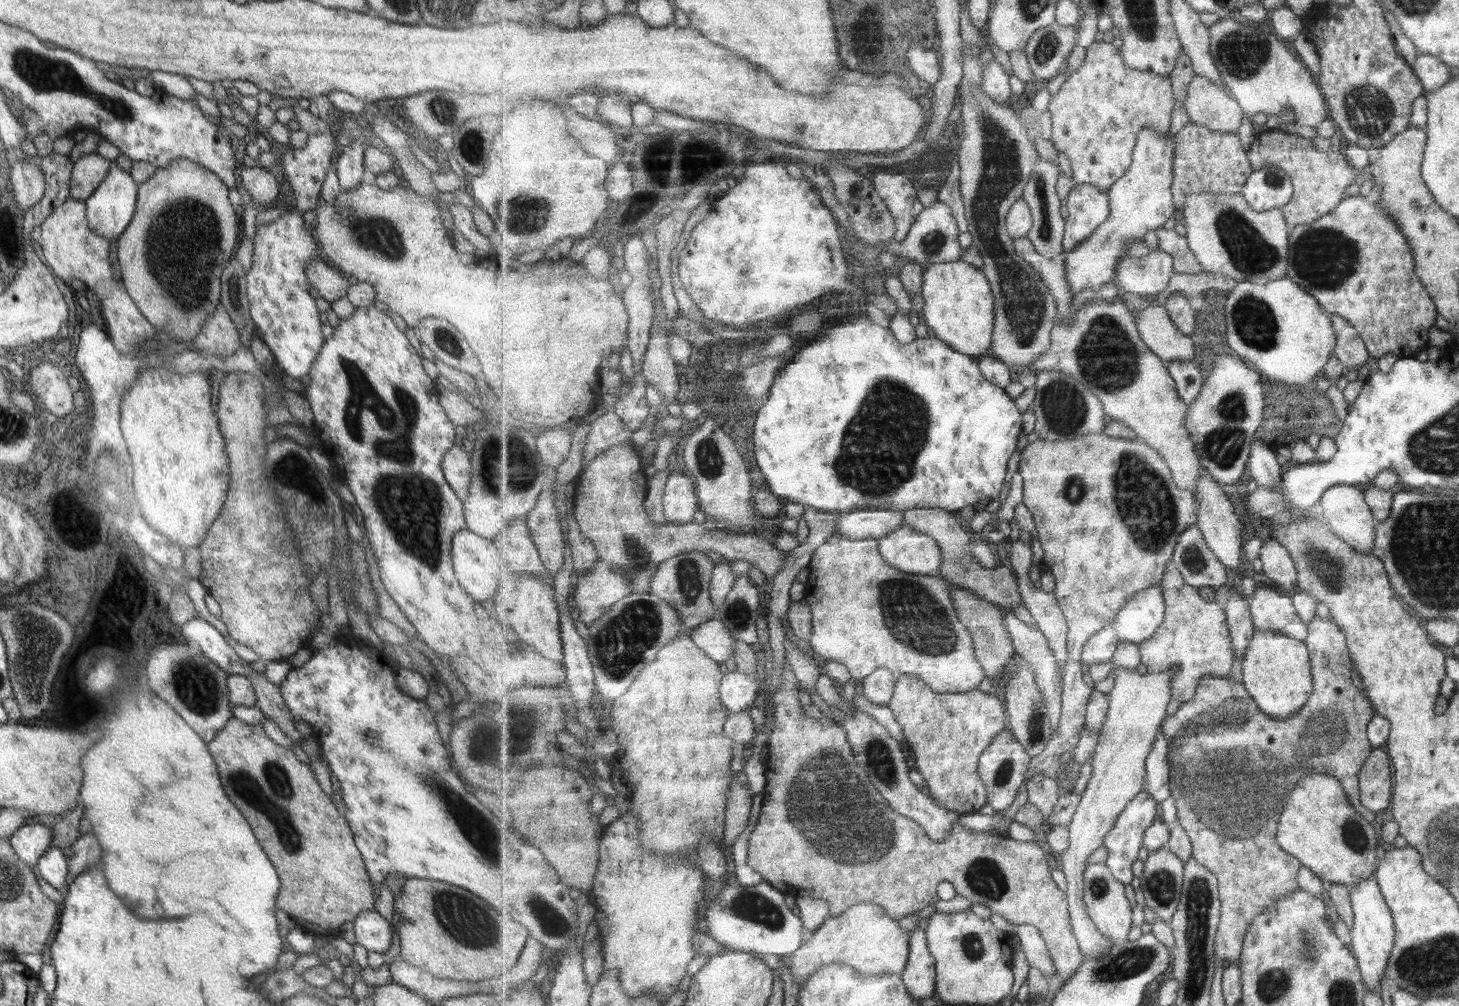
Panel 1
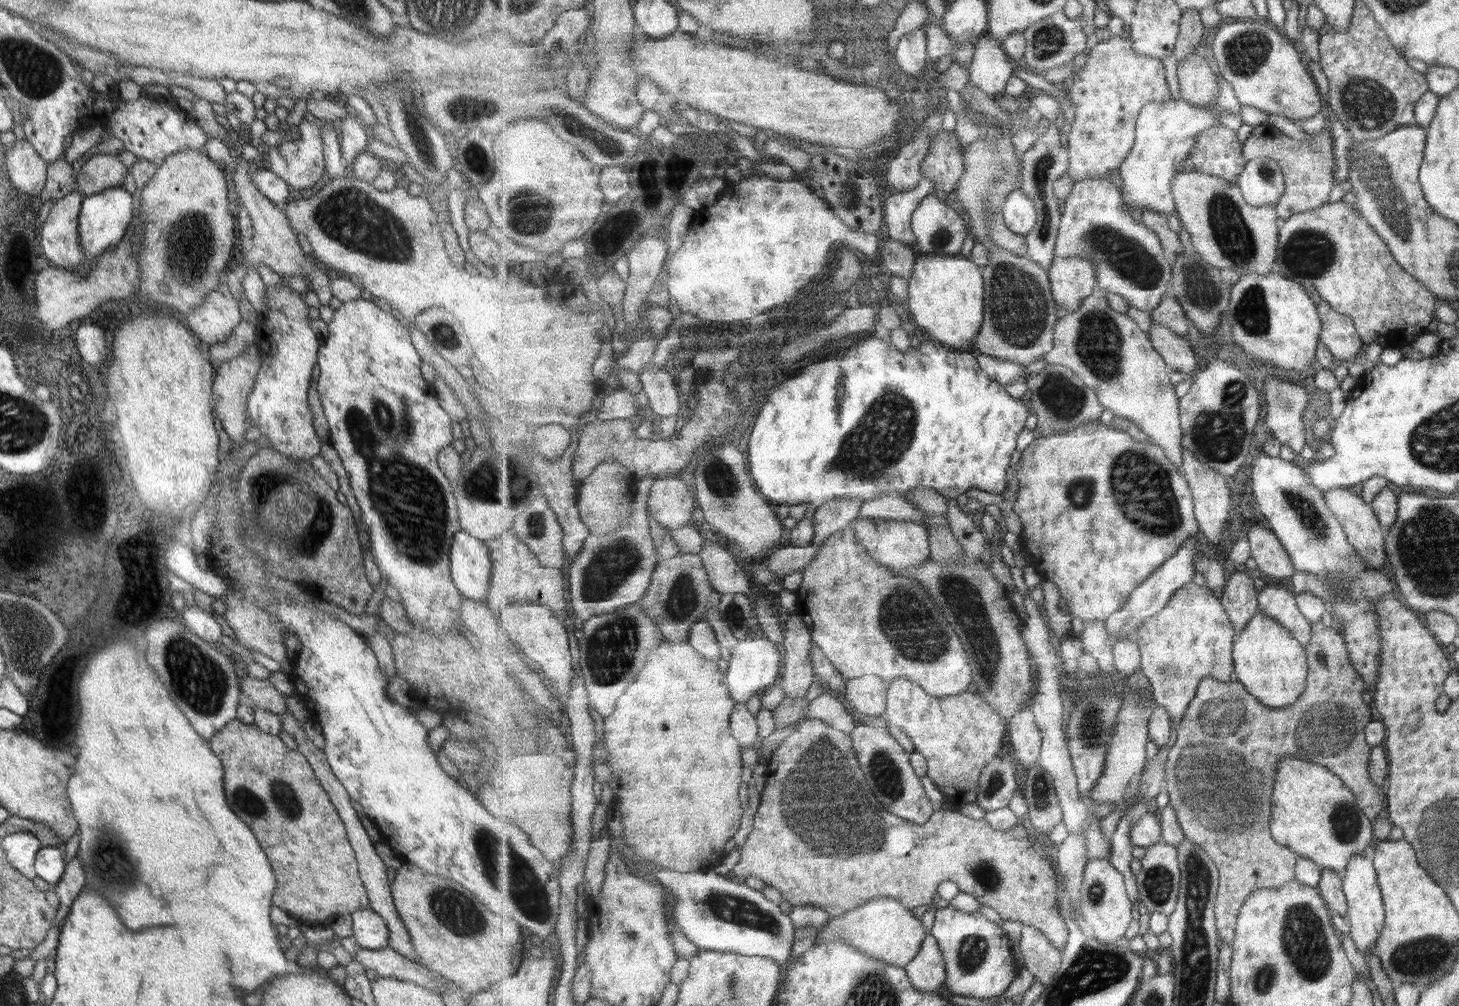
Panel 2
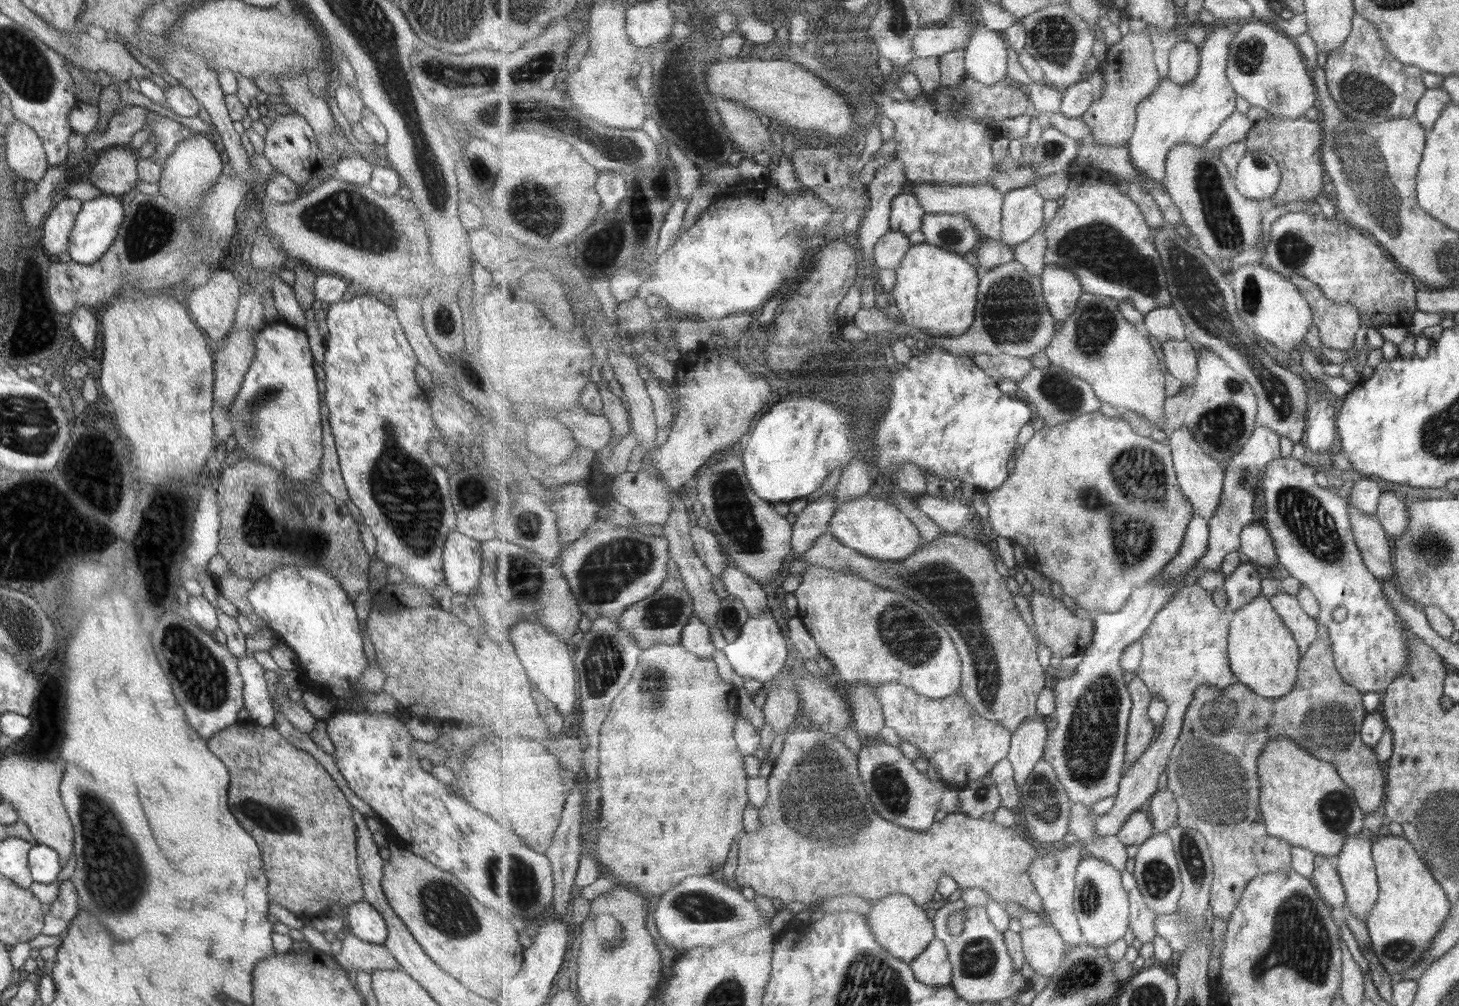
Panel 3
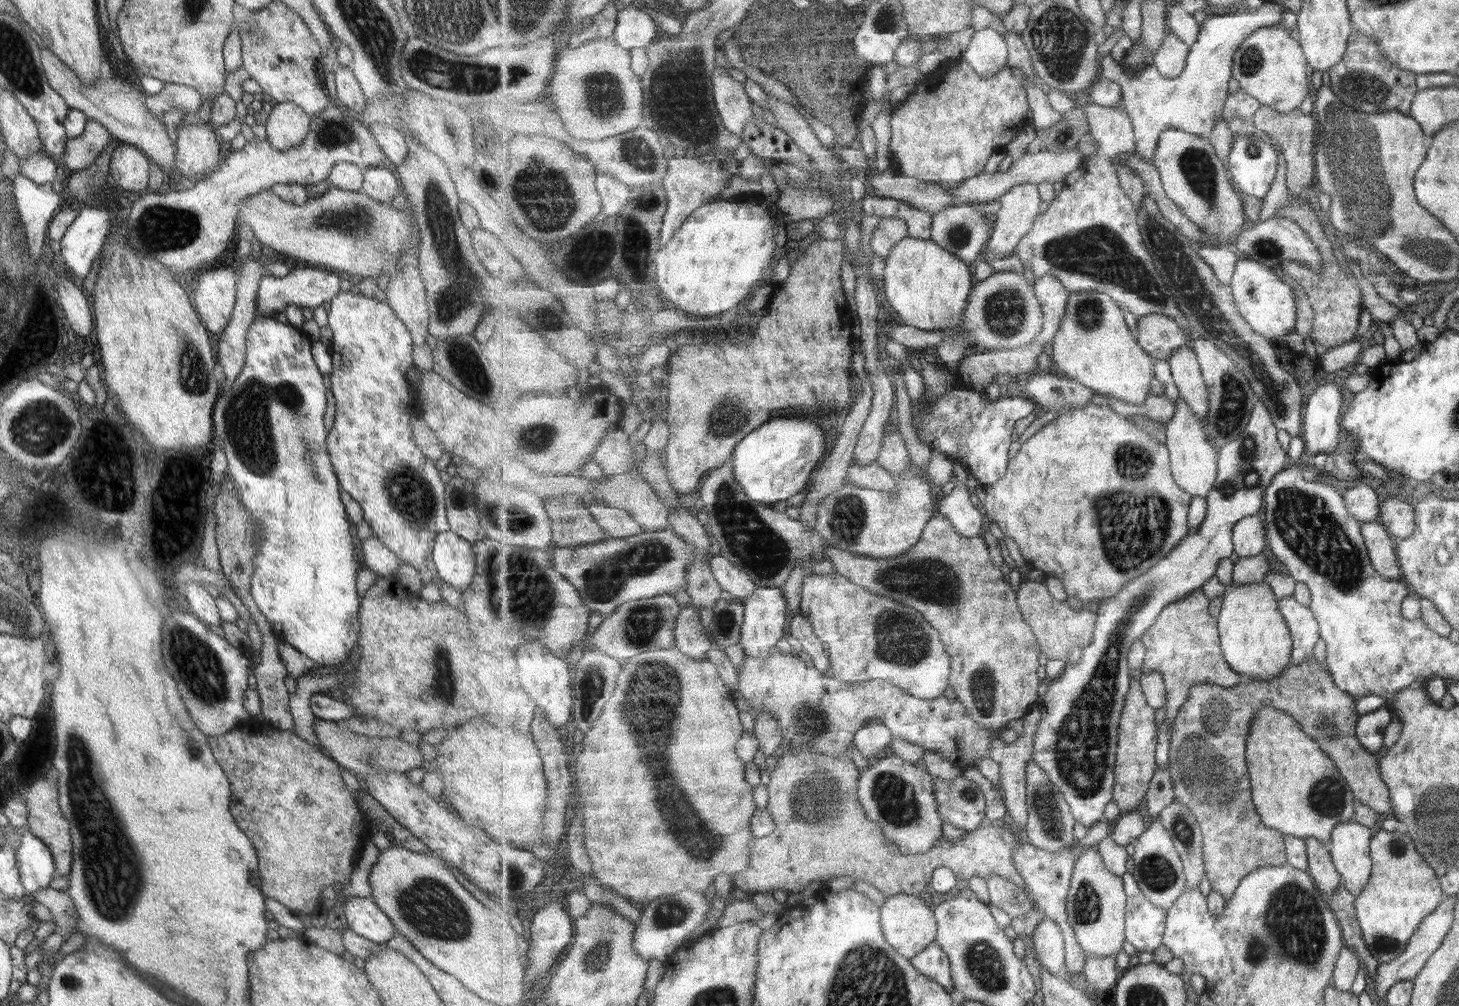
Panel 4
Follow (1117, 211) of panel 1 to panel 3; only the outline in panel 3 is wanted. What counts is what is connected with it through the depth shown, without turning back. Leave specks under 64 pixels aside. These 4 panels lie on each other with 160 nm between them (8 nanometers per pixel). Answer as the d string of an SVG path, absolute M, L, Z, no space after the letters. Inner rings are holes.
M1210 27L1200 51L1201 64L1197 78L1187 85L1177 85L1162 79L1157 91L1137 106L1136 128L1128 142L1135 169L1144 178L1164 184L1167 156L1180 144L1204 146L1211 136L1237 108L1236 89L1228 77L1230 46L1236 32L1227 27ZM1058 264L1046 265L1041 277L1045 298L1059 325L1076 311L1084 286L1071 269Z

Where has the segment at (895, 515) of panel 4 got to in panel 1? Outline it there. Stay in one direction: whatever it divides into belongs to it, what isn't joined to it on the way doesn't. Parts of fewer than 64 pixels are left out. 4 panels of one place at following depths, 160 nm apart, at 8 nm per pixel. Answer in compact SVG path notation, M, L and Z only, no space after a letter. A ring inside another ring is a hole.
M901 526L880 539L880 551L889 565L902 572L942 577L942 550L928 533Z

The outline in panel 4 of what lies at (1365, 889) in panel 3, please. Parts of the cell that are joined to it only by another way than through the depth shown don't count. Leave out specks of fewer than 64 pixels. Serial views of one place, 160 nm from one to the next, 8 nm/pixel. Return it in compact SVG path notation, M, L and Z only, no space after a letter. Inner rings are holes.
M1340 822L1330 833L1328 851L1332 863L1340 873L1342 885L1355 897L1362 890L1370 873L1368 852L1371 832L1357 822Z

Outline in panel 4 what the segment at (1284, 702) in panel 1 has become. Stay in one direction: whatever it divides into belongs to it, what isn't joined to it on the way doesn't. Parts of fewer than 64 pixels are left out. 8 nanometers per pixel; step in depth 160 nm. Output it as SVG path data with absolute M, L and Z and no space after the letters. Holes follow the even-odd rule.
M1269 584L1227 585L1223 592L1223 607L1218 616L1221 648L1229 666L1242 676L1257 680L1281 678L1289 666L1292 640L1288 621L1280 610L1277 599Z

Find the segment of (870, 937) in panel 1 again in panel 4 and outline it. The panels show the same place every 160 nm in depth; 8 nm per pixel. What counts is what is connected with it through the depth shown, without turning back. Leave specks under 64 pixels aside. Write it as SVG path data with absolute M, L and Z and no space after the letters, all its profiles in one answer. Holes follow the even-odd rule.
M901 893L886 897L880 907L880 911L881 924L886 939L903 956L915 958L917 954L921 954L931 943L936 942L938 922L934 907L928 901L907 893Z

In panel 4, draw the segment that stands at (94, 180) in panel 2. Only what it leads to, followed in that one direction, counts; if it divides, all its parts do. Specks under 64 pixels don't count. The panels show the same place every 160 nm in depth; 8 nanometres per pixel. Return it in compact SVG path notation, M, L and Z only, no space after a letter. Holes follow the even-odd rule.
M132 145L117 146L111 152L111 159L108 163L108 176L113 179L114 186L120 190L131 192L145 191L148 184L148 166L149 159Z

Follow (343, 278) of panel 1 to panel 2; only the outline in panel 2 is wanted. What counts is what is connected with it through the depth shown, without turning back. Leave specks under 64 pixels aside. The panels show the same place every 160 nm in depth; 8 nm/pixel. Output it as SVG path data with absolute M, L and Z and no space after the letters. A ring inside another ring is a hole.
M237 158L236 172L232 175L227 175L228 180L234 183L234 187L237 190L237 196L239 196L239 204L243 205L243 208L248 212L248 216L252 222L253 237L251 250L243 254L243 260L241 268L245 270L247 267L254 268L257 270L259 264L268 266L275 274L281 275L282 277L291 276L305 276L309 282L311 282L311 291L313 291L319 301L320 306L329 306L330 300L332 299L332 288L330 287L330 279L332 273L327 272L323 269L318 262L316 262L311 255L305 255L303 251L299 249L298 242L296 240L296 234L293 232L283 210L279 210L274 204L271 204L259 191L258 188L251 182L249 175L249 168L247 161Z

